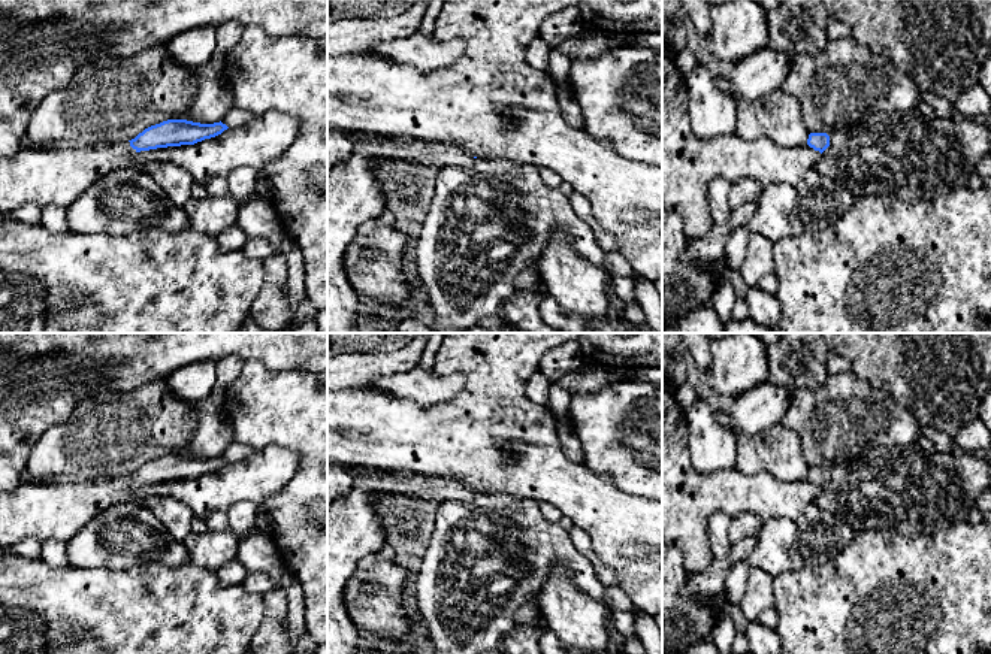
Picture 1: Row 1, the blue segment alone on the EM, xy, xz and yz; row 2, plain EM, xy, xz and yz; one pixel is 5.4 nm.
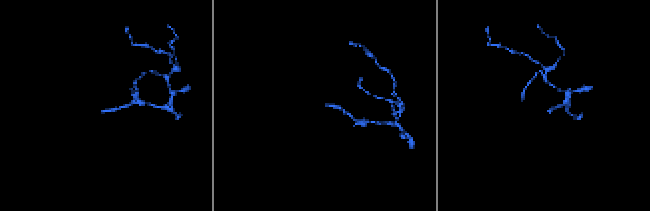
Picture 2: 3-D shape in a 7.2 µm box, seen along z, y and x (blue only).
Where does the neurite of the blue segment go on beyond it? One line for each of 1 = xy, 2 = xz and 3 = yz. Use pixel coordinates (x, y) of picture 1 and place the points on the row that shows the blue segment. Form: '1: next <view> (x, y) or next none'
1: next xy (42, 175)
2: next none
3: next none

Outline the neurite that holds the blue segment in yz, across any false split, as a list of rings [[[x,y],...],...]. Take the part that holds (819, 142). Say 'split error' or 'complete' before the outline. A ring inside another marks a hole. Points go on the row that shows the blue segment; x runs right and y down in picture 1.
complete; [[[810,133],[807,145],[822,154],[830,146],[830,136],[827,133]]]

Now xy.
split error; [[[167,119],[145,128],[129,142],[118,142],[108,146],[21,146],[16,154],[0,160],[0,212],[13,212],[28,203],[40,209],[48,205],[57,205],[66,209],[103,176],[129,167],[133,154],[157,148],[194,145],[215,137],[227,128],[221,121],[200,124],[187,119]]]

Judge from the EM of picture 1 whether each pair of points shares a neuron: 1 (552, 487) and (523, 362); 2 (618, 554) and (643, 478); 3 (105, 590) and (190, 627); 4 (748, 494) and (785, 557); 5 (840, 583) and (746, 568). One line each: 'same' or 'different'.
1: same
2: different
3: same
4: different
5: different

